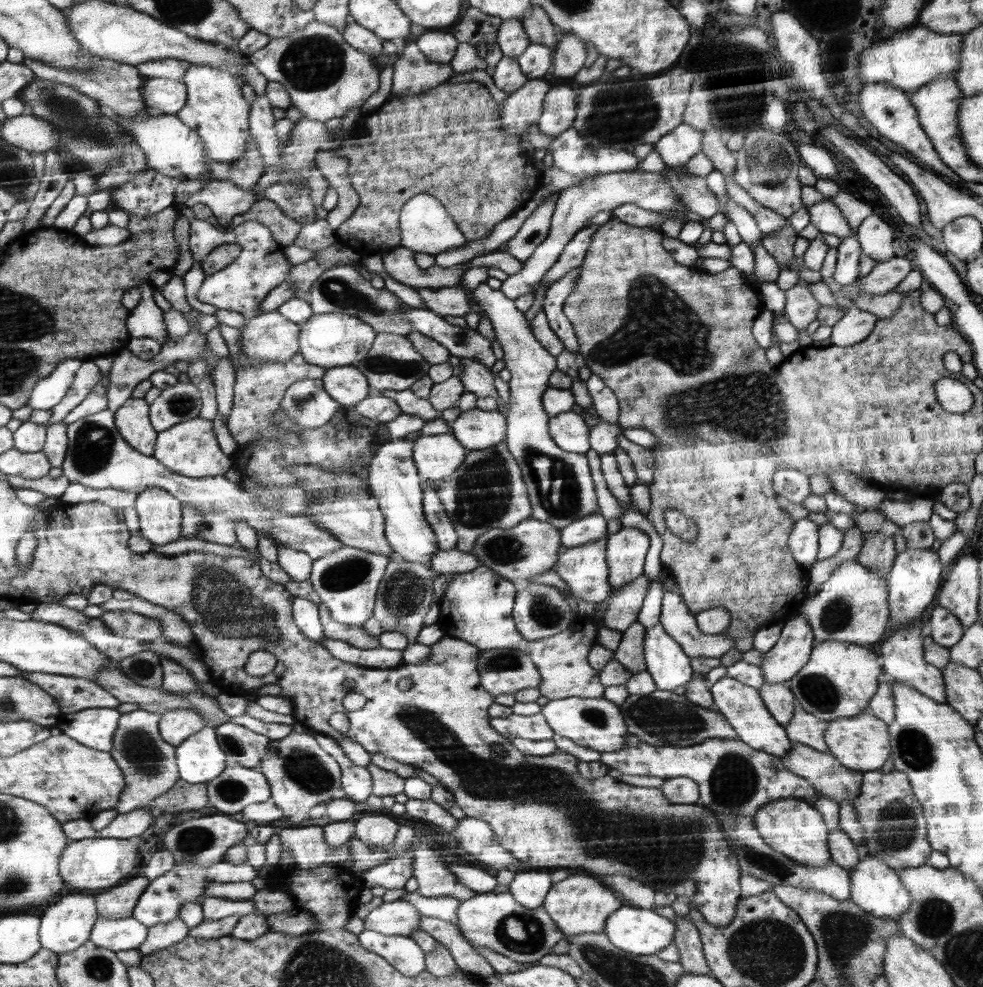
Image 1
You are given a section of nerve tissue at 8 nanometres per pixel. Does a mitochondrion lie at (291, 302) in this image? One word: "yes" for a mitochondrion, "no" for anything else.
no

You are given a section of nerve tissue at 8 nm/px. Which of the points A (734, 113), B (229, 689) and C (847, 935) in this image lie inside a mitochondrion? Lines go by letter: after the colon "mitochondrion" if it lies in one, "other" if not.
A: other
B: other
C: mitochondrion

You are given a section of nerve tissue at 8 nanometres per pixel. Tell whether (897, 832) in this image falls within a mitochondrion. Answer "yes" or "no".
yes

